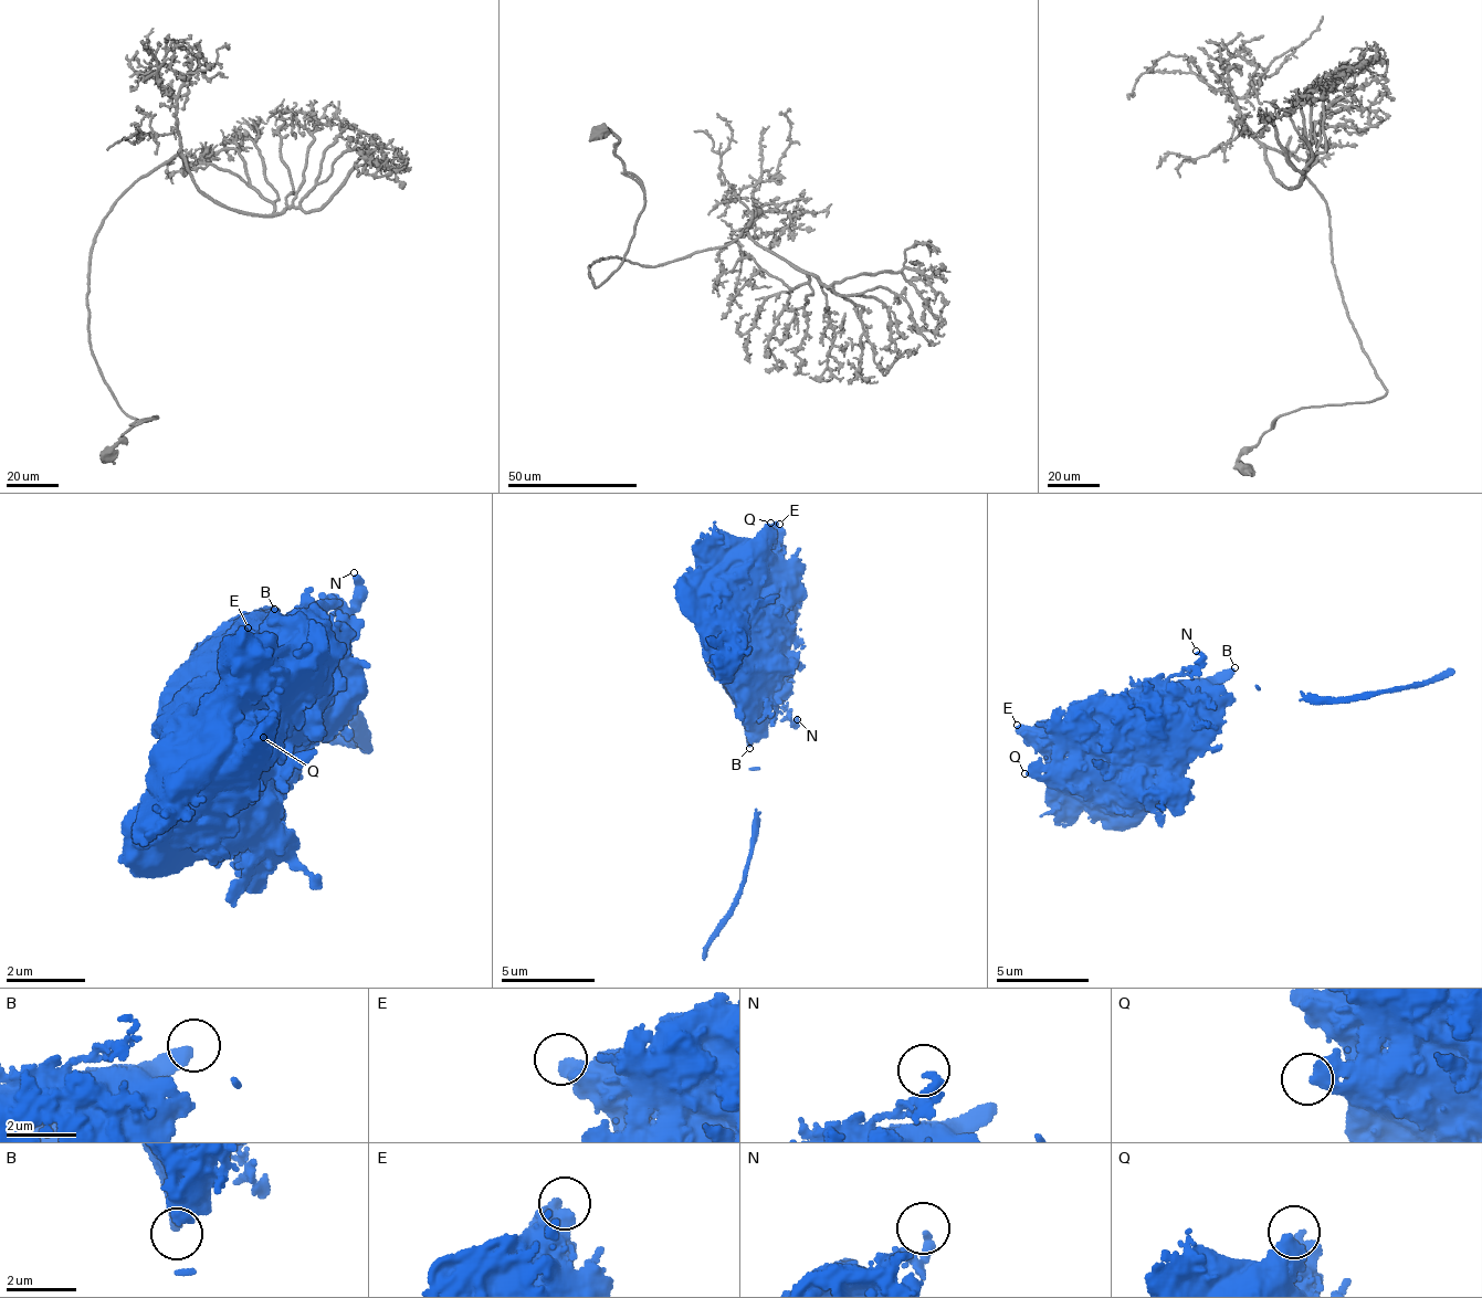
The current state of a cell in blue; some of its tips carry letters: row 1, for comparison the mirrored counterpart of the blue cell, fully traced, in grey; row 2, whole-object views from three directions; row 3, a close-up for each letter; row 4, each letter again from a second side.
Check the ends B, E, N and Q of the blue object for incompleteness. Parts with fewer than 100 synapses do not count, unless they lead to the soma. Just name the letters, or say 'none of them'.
none of them

